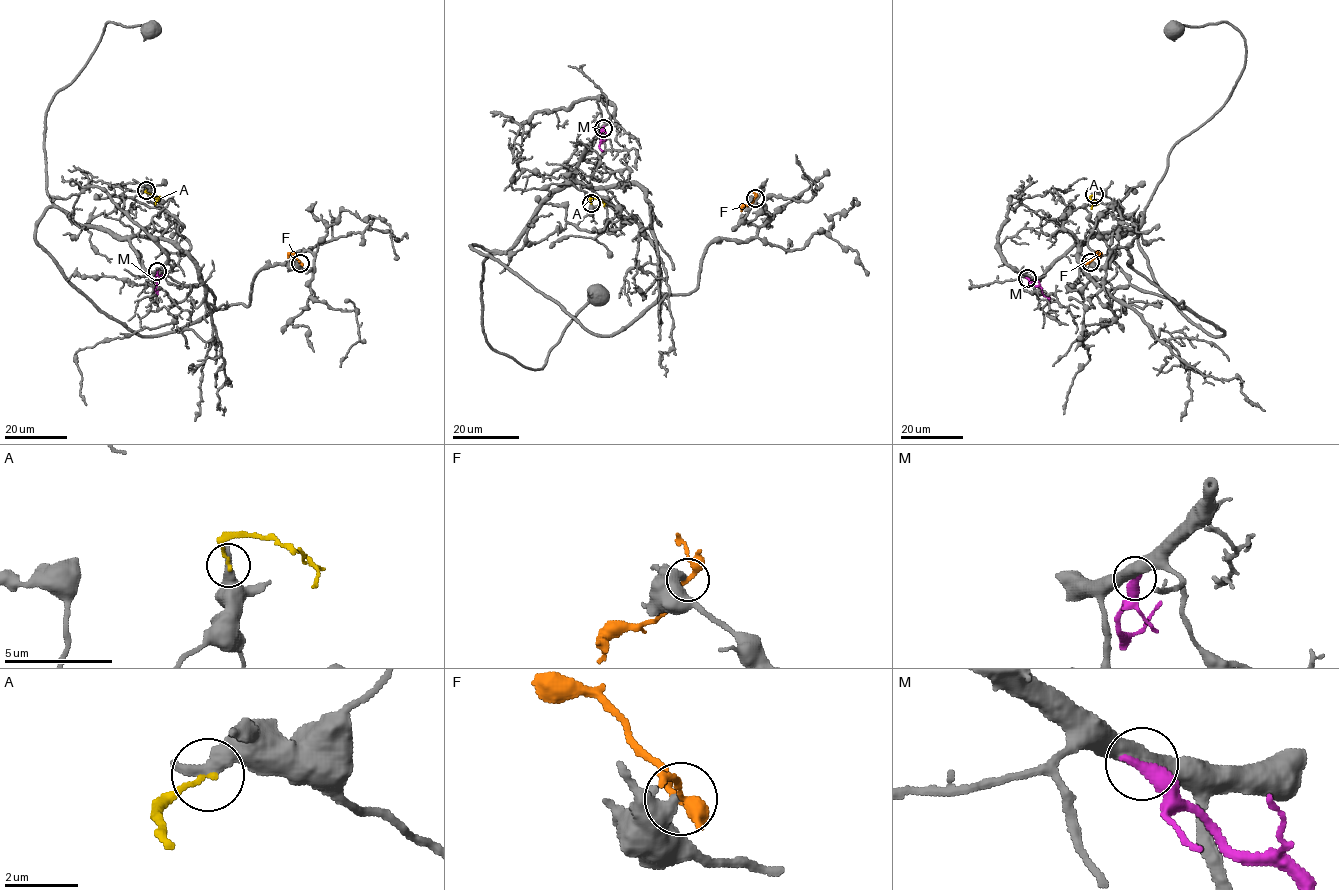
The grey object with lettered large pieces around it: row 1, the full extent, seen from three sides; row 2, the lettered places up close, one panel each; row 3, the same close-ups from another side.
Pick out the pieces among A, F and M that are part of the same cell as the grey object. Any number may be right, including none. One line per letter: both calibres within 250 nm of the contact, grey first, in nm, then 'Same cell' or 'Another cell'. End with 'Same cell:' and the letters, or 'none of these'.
A: Thickness 500 nm (grey) against 140 nm. Another cell
F: Thickness 460 nm (grey) against 200 nm. Another cell
M: Thickness 480 nm (grey) against 480 nm. Another cell
Same cell: none of these

